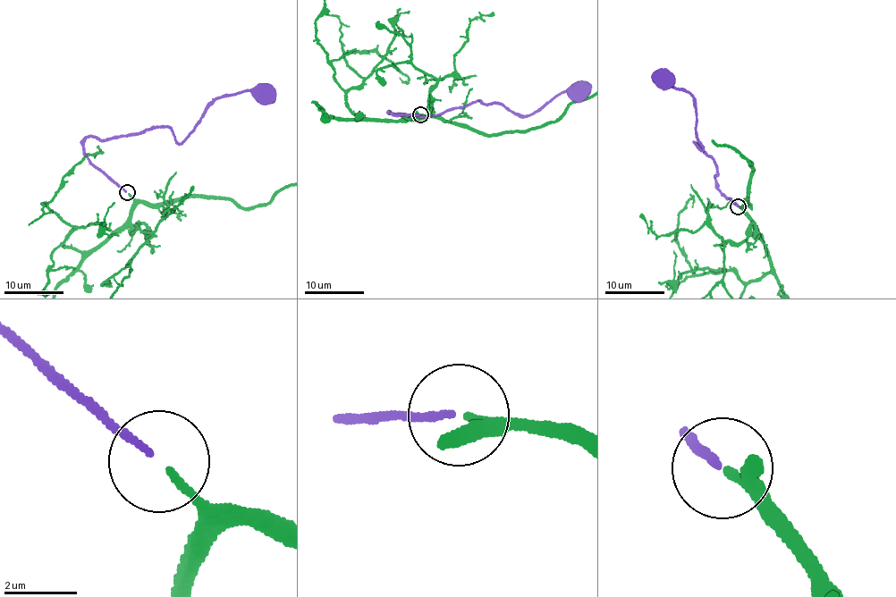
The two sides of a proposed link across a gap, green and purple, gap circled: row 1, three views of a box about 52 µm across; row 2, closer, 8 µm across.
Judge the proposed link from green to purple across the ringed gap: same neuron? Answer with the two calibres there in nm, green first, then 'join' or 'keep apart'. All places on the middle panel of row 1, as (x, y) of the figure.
200/180 nm | join

